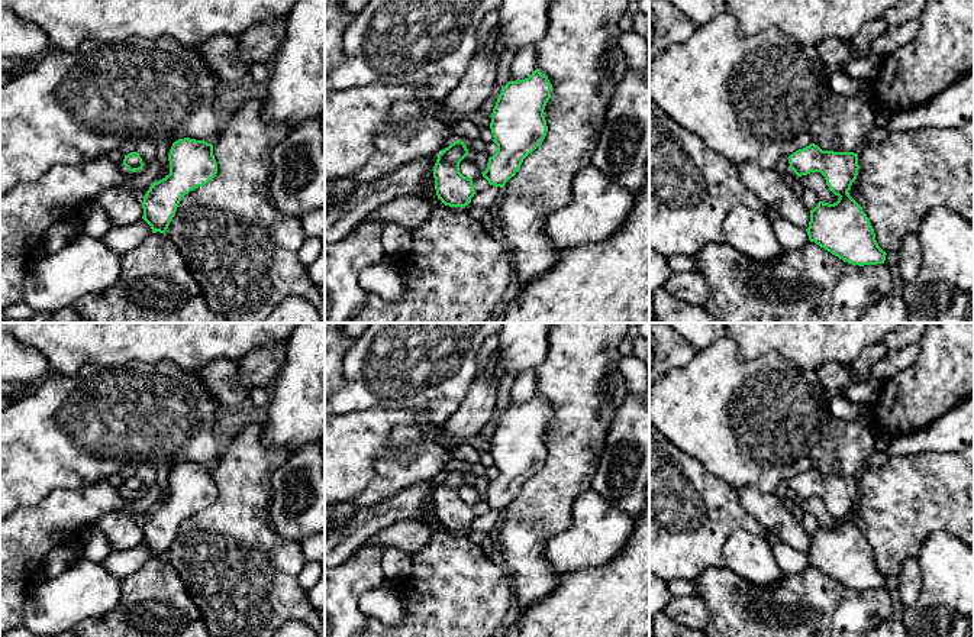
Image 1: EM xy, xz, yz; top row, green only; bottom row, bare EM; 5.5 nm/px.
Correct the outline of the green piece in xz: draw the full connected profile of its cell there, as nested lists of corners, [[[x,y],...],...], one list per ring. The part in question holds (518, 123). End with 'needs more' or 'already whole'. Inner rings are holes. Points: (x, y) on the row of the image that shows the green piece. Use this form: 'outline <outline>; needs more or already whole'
outline [[[538,68],[528,78],[503,87],[490,116],[497,145],[483,172],[490,185],[503,188],[523,159],[544,142],[548,132],[544,110],[551,91],[552,84]]]; already whole

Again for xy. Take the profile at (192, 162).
outline [[[190,138],[175,140],[168,161],[170,174],[155,181],[142,201],[142,219],[151,226],[152,233],[165,233],[181,198],[217,174],[213,145],[204,140]]]; already whole

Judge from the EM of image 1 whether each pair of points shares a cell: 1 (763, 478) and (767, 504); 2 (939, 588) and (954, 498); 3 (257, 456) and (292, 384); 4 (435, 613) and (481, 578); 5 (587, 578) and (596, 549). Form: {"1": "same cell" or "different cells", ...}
{"1": "different cells", "2": "different cells", "3": "different cells", "4": "same cell", "5": "different cells"}

